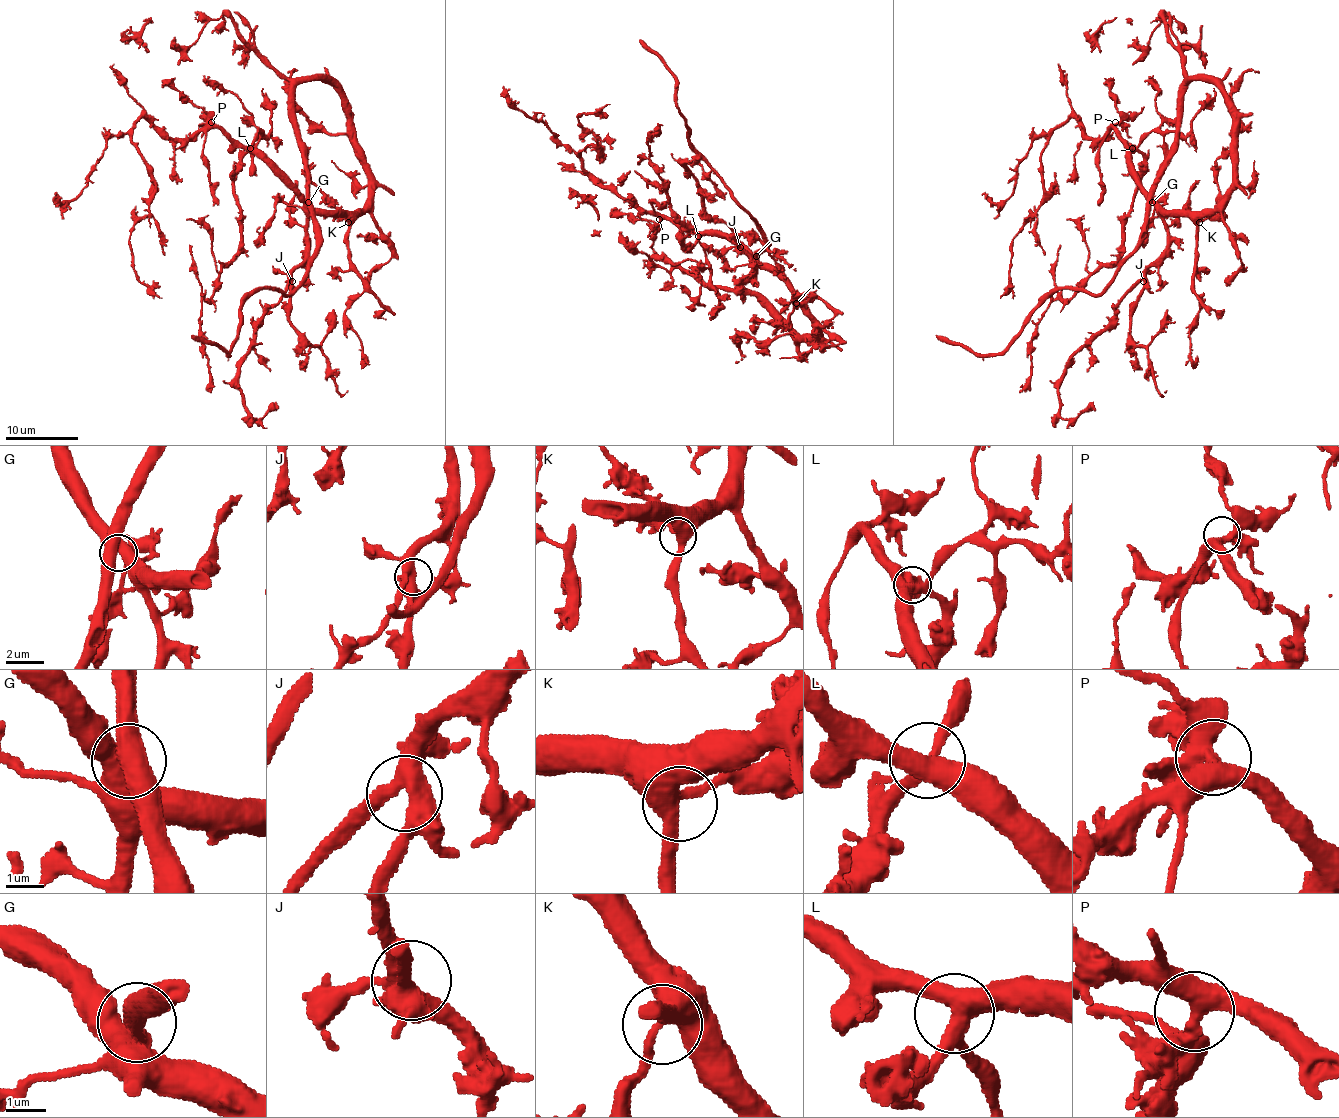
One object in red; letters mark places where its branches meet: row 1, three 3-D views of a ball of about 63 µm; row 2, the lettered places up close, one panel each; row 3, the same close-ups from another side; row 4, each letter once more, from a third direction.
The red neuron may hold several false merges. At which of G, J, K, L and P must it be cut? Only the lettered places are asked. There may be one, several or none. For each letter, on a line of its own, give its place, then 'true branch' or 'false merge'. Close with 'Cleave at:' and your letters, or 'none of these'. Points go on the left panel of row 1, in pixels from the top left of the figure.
G: at (308, 202); true branch
J: at (292, 281); true branch
K: at (348, 222); true branch
L: at (250, 148); true branch
P: at (211, 122); true branch
Cleave at: none of these

